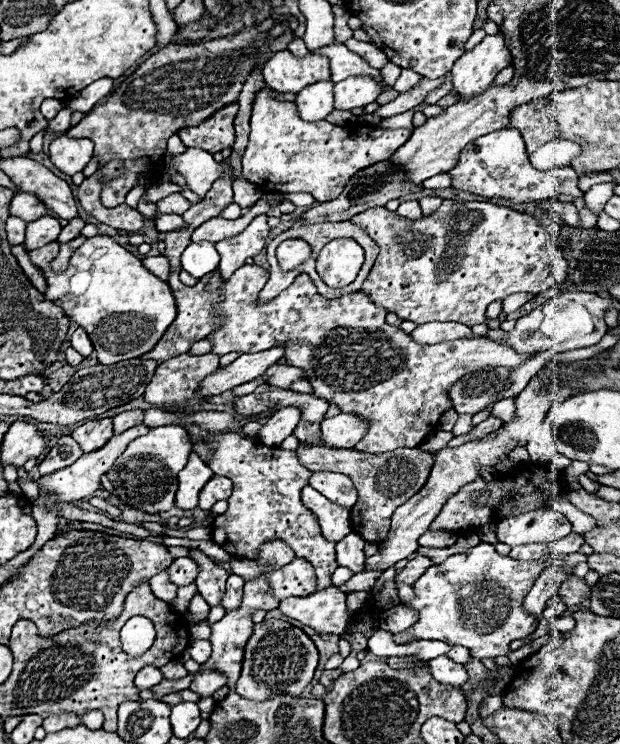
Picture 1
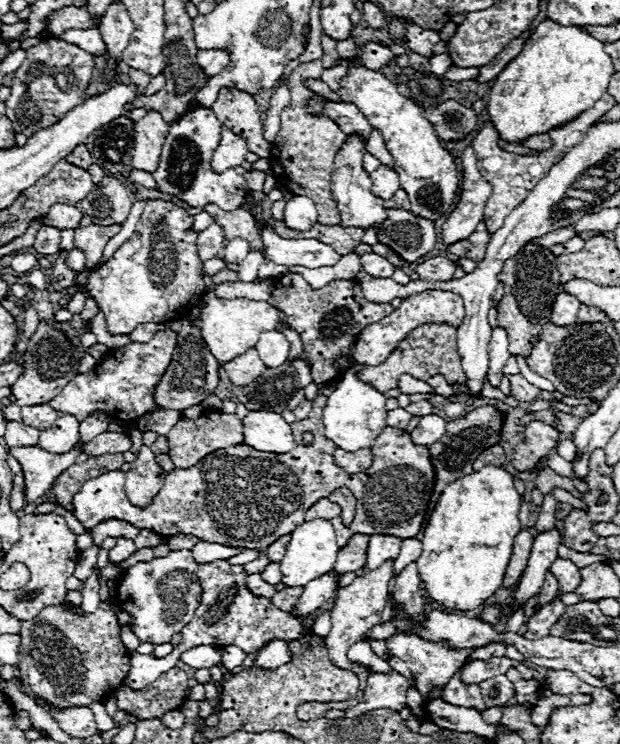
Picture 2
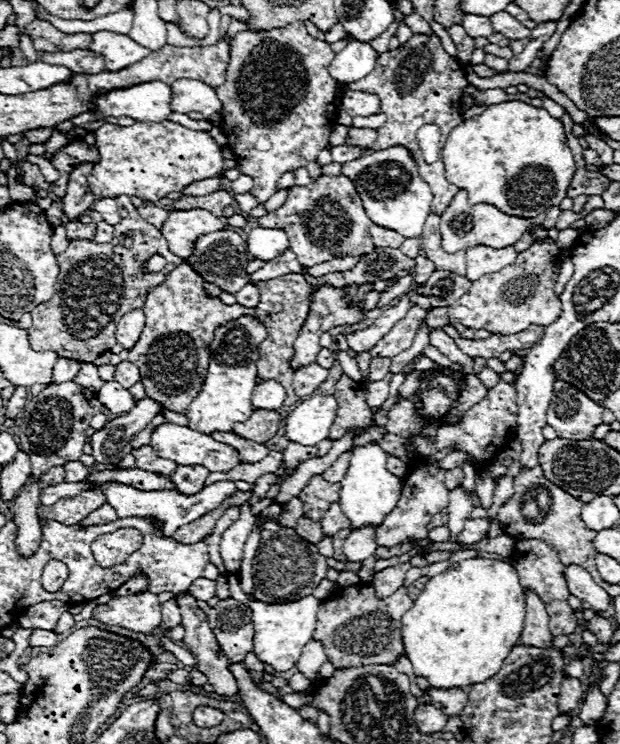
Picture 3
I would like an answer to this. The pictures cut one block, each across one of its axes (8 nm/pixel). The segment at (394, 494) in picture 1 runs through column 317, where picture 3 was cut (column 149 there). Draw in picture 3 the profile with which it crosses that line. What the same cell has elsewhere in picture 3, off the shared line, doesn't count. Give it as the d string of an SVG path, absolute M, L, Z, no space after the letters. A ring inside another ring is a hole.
M142 446L142 448L136 448L132 450L132 456L135 458L135 468L142 470L150 470L157 474L164 476L170 476L174 474L174 470L177 468L177 464L174 464L172 460L164 460L164 458L158 458L150 446Z

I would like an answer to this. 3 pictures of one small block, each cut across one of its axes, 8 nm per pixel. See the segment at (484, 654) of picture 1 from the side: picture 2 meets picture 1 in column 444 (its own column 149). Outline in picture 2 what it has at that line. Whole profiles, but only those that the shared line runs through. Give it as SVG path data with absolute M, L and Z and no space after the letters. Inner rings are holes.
M172 550L168 556L138 562L128 568L116 588L120 608L132 616L132 632L140 642L164 644L192 620L202 600L202 586L196 578L198 562L190 550Z

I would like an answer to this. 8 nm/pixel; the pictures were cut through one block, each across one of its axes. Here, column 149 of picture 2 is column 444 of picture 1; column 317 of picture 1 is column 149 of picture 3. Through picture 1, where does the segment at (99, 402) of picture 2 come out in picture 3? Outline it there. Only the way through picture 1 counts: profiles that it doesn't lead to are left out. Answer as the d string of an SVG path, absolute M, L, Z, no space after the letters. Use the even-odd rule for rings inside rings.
M182 262L162 284L148 292L142 310L146 316L144 332L130 350L128 360L140 368L146 394L174 412L184 412L192 398L200 394L210 362L208 344L216 328L230 322L230 318L240 318L240 314L258 318L254 308L244 308L240 304L226 306L218 298L210 298L204 292L200 274L196 274L188 262Z

